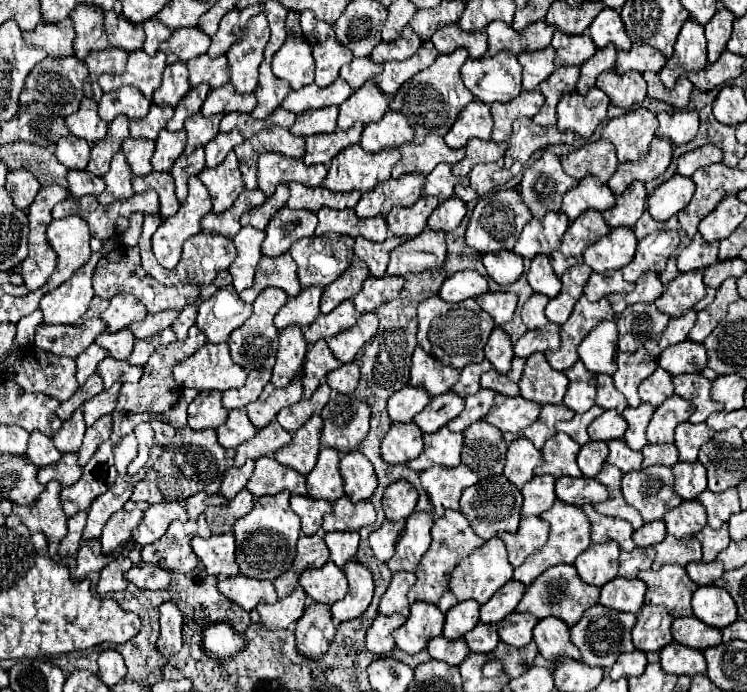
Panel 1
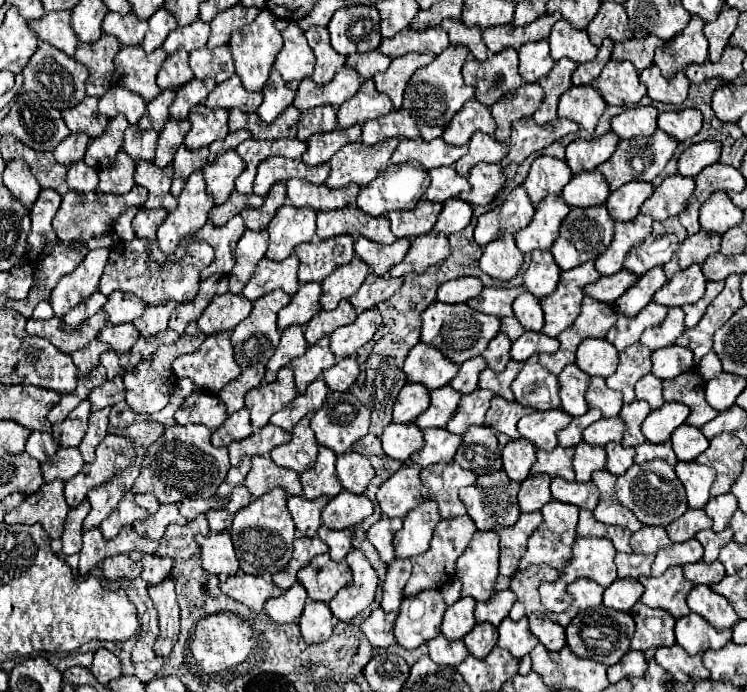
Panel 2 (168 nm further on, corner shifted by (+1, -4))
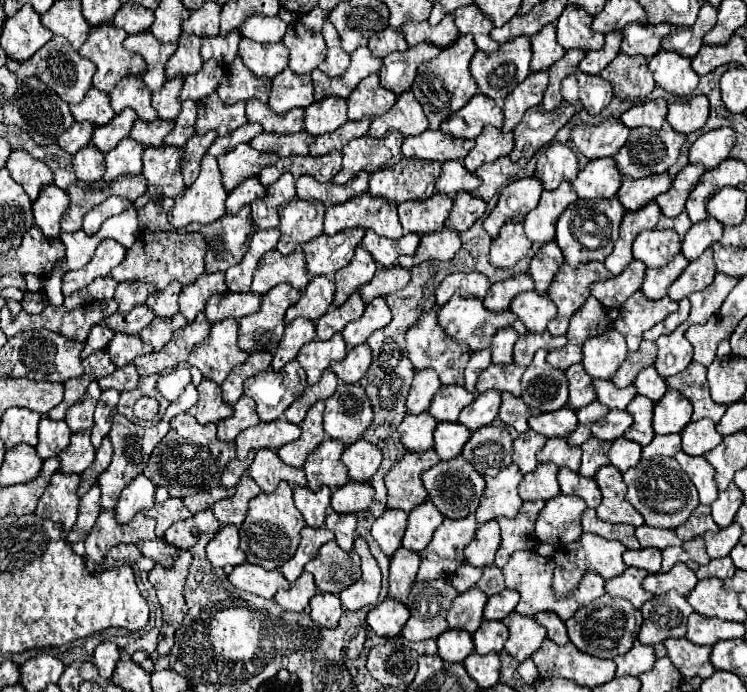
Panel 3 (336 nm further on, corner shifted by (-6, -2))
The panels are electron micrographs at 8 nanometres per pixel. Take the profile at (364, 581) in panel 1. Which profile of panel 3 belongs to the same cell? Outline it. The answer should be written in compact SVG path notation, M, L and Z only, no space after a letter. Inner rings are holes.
M357 537L355 539L355 547L353 551L361 557L361 579L357 583L353 583L351 587L343 589L339 593L341 597L341 603L345 609L349 611L357 611L361 607L367 607L367 605L373 605L379 597L379 589L381 589L381 571L379 571L379 565L375 561L375 557L371 555L369 551L369 545L363 537Z

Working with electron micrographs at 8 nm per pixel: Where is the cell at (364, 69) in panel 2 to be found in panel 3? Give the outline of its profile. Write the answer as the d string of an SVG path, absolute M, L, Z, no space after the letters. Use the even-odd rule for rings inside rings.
M387 27L385 31L381 31L379 35L373 35L371 39L369 39L369 47L371 47L371 51L373 51L373 55L381 55L381 57L385 57L385 55L389 55L391 51L405 51L409 45L407 45L407 41L403 39L403 31L401 29L391 29L391 27Z

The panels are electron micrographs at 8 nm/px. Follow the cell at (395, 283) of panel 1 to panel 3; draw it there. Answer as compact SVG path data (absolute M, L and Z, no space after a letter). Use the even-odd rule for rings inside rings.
M393 265L391 269L381 267L381 269L377 269L377 273L375 273L371 283L359 287L359 293L361 293L363 301L369 303L375 297L385 297L385 295L389 295L393 291L403 289L409 283L409 279L411 279L411 271L409 269L403 269L399 265Z

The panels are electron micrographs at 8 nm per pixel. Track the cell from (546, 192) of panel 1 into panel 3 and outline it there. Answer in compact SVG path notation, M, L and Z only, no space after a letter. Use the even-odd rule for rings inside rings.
M563 143L549 145L537 159L537 179L545 189L553 191L563 181L573 181L577 177L577 155Z

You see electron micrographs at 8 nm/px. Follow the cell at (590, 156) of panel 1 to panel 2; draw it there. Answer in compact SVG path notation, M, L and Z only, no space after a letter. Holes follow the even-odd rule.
M610 131L598 139L576 139L566 147L566 165L572 173L594 171L598 165L608 161L618 145L618 137Z

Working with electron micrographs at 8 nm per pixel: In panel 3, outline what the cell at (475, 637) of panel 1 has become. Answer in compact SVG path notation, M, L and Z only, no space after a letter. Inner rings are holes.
M483 621L481 627L473 635L475 651L479 655L487 655L491 651L499 653L503 649L507 637L509 637L509 631L501 621Z

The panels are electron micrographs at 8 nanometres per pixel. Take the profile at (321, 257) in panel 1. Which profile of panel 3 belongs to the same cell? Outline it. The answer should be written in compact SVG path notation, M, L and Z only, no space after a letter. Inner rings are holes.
M355 227L355 229L345 229L339 231L337 235L319 235L307 243L301 245L307 261L307 271L309 275L333 275L341 267L345 267L359 241L363 239L365 229Z

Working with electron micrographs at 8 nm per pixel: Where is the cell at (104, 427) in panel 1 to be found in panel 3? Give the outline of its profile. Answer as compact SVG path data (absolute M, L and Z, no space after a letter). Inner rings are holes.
M107 389L107 391L101 393L101 399L99 399L97 409L95 409L95 425L91 429L93 447L99 447L103 437L109 433L111 419L117 413L117 401L119 401L119 391L109 391Z

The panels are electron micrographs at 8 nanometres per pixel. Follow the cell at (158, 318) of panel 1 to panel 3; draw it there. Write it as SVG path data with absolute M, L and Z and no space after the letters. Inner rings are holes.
M169 283L163 291L155 291L157 295L153 295L151 299L147 299L147 305L155 311L157 317L171 317L175 313L179 313L179 293L181 287L179 283Z

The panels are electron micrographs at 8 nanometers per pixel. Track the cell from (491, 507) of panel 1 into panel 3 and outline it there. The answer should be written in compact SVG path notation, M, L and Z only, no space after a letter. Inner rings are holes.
M515 463L497 477L485 477L487 487L475 513L477 523L487 523L497 517L515 517L519 513L519 507L523 505L517 493L521 479L523 473L515 467Z

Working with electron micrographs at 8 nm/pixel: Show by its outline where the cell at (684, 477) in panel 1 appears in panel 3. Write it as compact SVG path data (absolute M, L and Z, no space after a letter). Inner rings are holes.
M679 451L675 455L675 459L681 465L681 469L691 477L693 485L697 487L699 501L703 505L711 505L717 499L717 485L713 481L715 469L703 457L691 457L691 455L683 453L683 451Z

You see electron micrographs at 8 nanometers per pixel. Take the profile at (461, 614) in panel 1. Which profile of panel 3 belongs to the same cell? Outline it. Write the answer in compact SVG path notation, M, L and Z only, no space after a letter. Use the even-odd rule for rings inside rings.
M471 587L471 591L459 593L455 597L451 609L447 611L449 627L475 633L479 629L479 625L483 623L485 601L487 601L487 595L477 587Z

